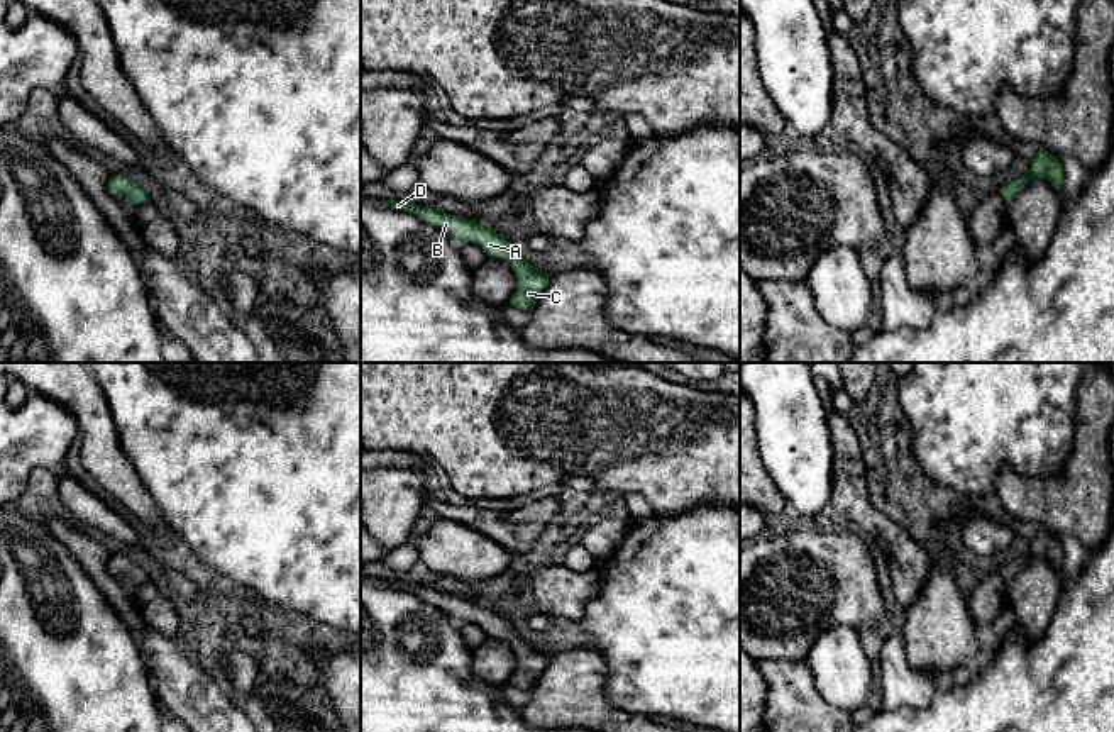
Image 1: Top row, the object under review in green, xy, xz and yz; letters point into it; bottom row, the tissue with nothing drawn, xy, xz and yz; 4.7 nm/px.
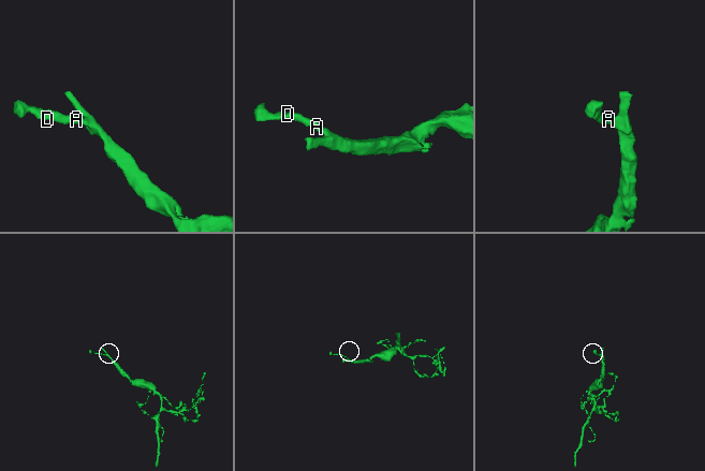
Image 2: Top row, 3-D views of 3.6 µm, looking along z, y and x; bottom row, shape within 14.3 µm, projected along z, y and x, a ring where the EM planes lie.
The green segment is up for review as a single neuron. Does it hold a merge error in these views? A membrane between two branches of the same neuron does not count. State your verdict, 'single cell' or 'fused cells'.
single cell

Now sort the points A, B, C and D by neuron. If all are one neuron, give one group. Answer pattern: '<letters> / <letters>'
A B C D

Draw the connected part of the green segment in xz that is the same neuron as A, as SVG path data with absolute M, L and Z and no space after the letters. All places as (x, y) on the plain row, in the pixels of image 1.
M381 580L386 586L405 590L427 603L440 608L450 615L457 624L471 622L479 625L488 637L505 637L513 647L516 657L516 671L510 678L510 685L530 691L542 671L549 664L549 654L542 652L538 647L527 642L527 639L516 632L510 622L496 613L493 608L483 607L474 600L455 596L445 591L440 591L432 586L413 585L396 580Z

